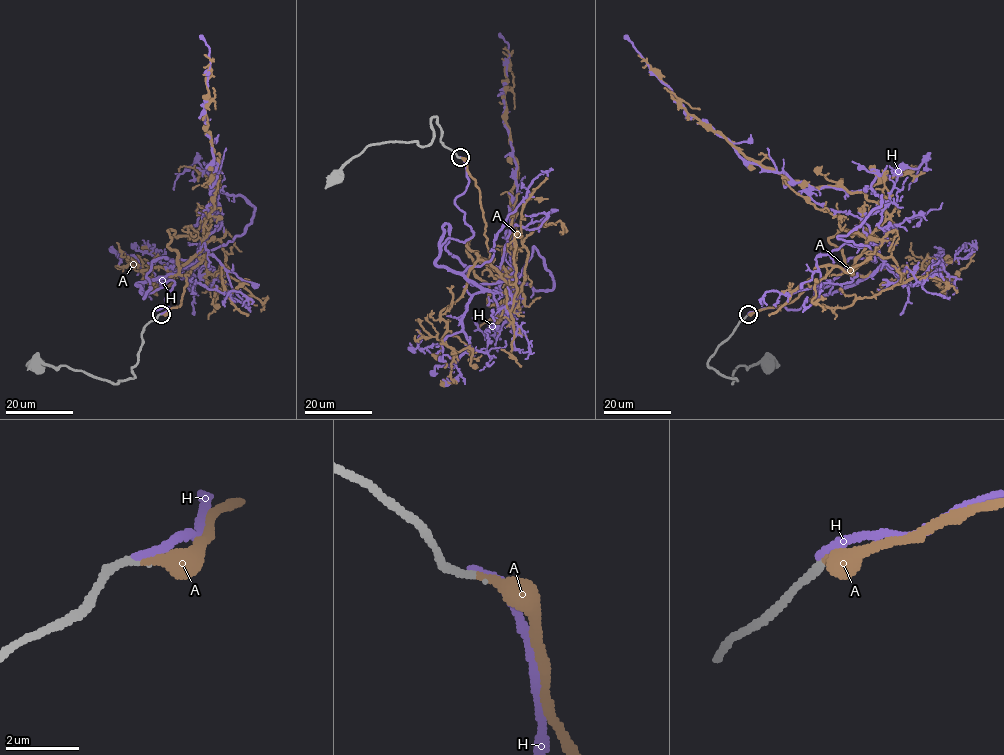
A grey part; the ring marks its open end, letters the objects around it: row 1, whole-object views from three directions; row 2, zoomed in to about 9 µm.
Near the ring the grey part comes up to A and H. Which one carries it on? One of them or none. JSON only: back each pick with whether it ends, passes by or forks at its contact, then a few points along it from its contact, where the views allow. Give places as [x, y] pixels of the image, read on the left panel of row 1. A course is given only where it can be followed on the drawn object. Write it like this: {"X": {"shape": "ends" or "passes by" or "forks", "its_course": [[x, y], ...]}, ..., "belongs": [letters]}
{"A": {"shape": "ends", "its_course": [[161, 314], [180, 305], [191, 272], [179, 269], [202, 247], [217, 189], [206, 115], [210, 59], [204, 54]]}, "belongs": ["A"]}

